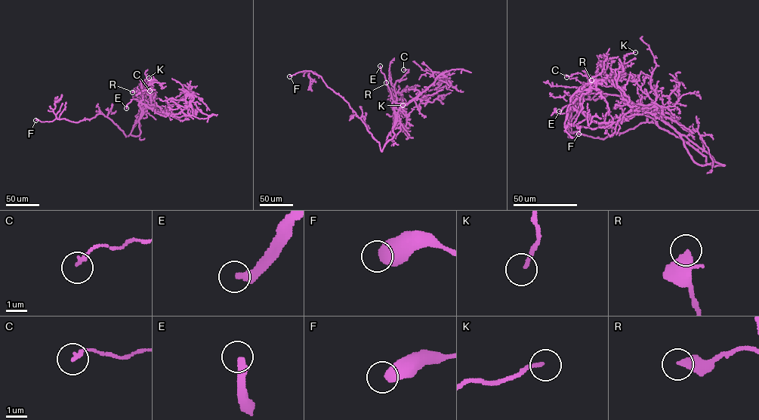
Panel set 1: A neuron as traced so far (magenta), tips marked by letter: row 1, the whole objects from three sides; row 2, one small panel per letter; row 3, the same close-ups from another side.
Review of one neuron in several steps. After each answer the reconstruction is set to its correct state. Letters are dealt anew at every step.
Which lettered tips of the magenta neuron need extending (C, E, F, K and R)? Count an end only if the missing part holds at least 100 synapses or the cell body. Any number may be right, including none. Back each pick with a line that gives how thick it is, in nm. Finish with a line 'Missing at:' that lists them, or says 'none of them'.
E: calibre 380 nm
Missing at: E

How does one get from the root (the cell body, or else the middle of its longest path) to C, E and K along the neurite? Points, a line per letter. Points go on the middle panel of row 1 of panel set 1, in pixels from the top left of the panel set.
C: (382, 150), (395, 121), (393, 102), (396, 99), (393, 86), (408, 70), (403, 69)
E: (382, 150), (393, 128), (395, 115), (390, 91), (380, 66)
K: (382, 150), (395, 121), (393, 102), (396, 99), (394, 95), (395, 99), (402, 100), (402, 105)

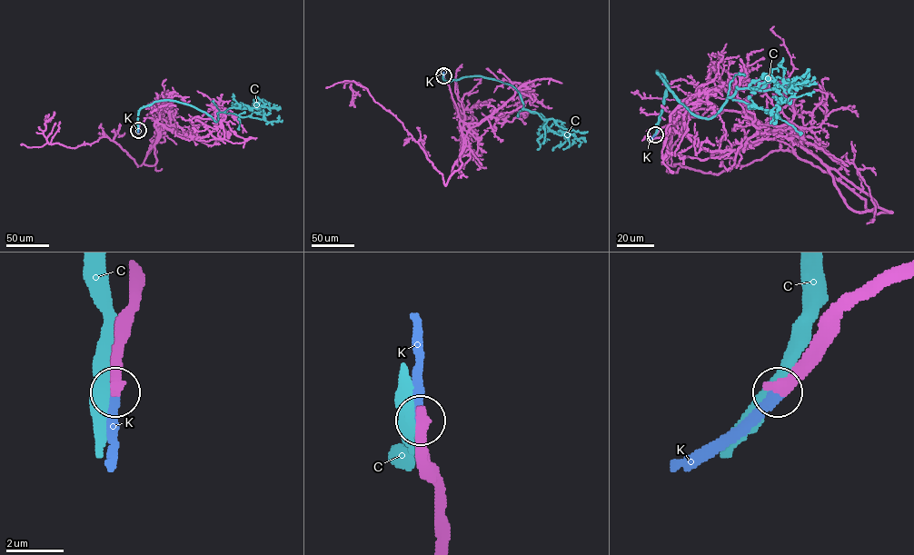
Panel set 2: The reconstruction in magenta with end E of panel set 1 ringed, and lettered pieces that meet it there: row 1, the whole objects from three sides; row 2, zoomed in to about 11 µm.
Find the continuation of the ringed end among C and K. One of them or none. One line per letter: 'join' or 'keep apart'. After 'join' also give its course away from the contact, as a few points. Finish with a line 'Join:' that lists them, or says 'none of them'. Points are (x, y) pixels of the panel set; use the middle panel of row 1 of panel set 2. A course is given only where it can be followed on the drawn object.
C: keep apart
K: join
Join: K

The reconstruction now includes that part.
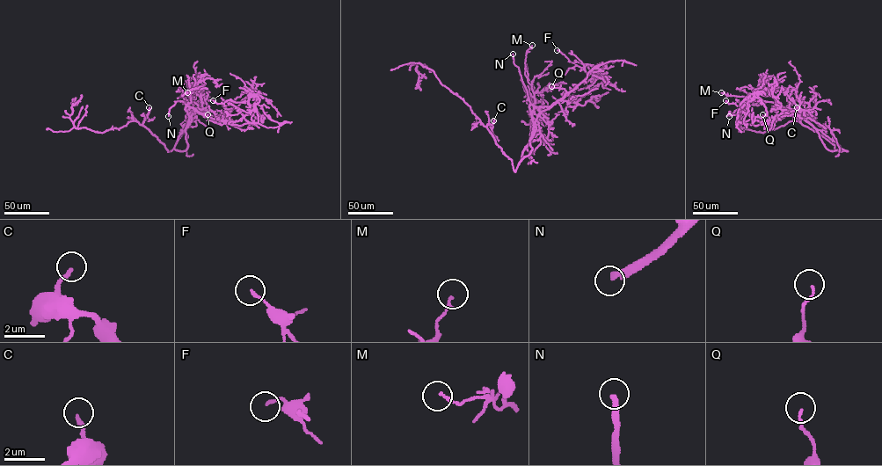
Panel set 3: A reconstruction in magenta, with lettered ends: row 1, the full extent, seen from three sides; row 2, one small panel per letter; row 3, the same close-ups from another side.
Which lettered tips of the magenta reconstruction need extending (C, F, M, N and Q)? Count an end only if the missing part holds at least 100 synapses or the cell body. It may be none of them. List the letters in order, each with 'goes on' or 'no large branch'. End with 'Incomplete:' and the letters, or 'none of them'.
C: no large branch
F: no large branch
M: no large branch
N: goes on
Q: no large branch
Incomplete: N

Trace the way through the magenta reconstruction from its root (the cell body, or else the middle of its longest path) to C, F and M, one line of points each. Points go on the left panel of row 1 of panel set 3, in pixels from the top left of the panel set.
C: (171, 150), (168, 151), (164, 145), (142, 124), (149, 107)
F: (171, 150), (193, 113), (237, 121), (249, 108), (247, 101), (217, 104), (213, 100)
M: (171, 150), (188, 120), (185, 107), (191, 102), (190, 96), (180, 96), (187, 92)

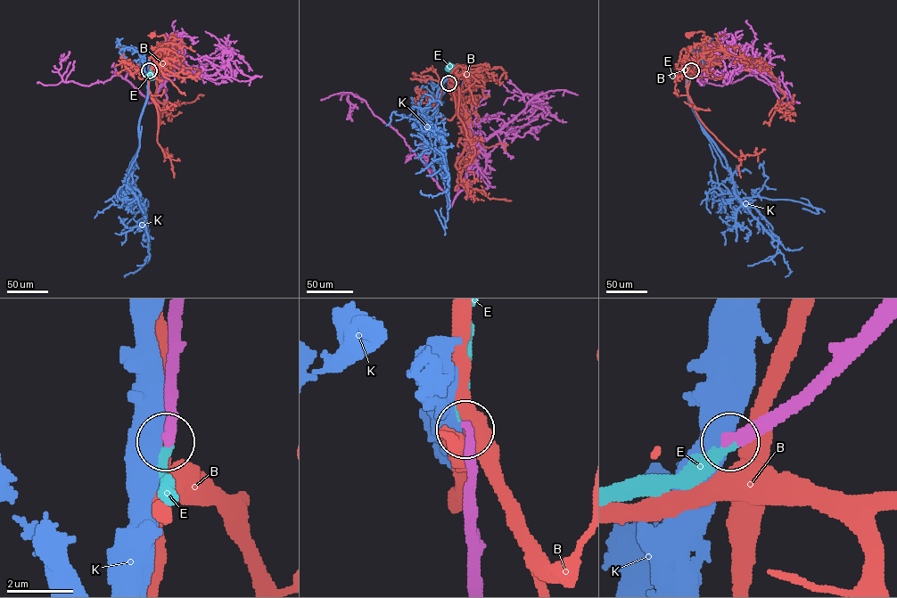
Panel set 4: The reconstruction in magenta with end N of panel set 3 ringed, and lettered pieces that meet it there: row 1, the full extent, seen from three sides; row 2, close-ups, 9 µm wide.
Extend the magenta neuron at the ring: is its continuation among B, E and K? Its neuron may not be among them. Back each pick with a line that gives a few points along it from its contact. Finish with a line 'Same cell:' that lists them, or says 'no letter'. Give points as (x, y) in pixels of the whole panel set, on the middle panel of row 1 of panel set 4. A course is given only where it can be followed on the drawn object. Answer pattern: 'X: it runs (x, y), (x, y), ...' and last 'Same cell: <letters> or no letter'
E: it runs (448, 83), (451, 68)
Same cell: E

